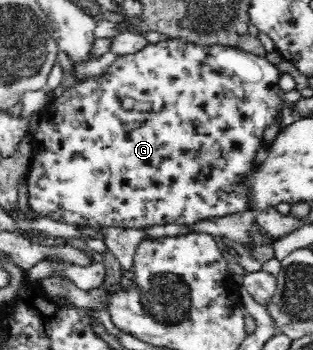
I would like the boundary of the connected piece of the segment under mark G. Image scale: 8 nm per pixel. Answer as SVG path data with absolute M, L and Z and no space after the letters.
M151 38L148 44L130 55L119 56L117 60L101 75L83 79L63 91L60 96L49 100L44 108L38 111L38 123L32 135L32 160L30 171L27 173L27 188L29 193L29 211L35 217L49 218L67 225L77 227L91 227L91 229L105 229L105 227L121 227L123 229L147 229L155 225L169 225L176 223L189 226L202 222L203 219L227 217L227 215L242 214L252 211L254 200L251 195L250 178L257 165L257 151L263 147L263 133L271 125L275 125L285 109L283 90L279 79L281 71L277 65L266 57L247 53L238 46L222 46L185 42L181 39L165 41Z

